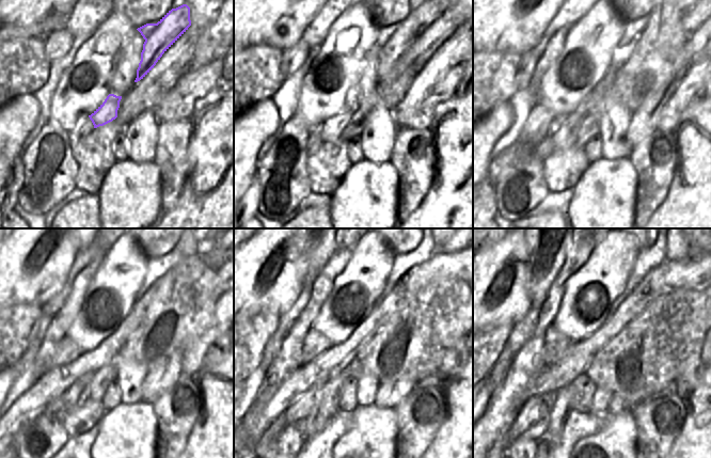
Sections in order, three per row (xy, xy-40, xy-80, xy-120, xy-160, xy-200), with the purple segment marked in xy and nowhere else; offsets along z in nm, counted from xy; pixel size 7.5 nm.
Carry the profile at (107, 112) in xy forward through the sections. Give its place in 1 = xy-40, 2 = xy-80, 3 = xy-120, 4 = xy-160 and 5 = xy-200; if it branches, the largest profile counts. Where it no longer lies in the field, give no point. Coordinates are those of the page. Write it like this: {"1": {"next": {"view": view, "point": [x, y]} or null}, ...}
{"1": {"next": {"view": "xy-40", "point": [330, 130]}}, "2": {"next": {"view": "xy-80", "point": [565, 137]}}, "3": {"next": {"view": "xy-120", "point": [60, 407]}}, "4": {"next": {"view": "xy-160", "point": [298, 409]}}, "5": {"next": {"view": "xy-200", "point": [533, 420]}}}

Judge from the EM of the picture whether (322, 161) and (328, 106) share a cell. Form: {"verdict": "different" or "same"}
{"verdict": "different"}

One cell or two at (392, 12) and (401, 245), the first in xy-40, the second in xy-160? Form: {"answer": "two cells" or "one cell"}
{"answer": "one cell"}

